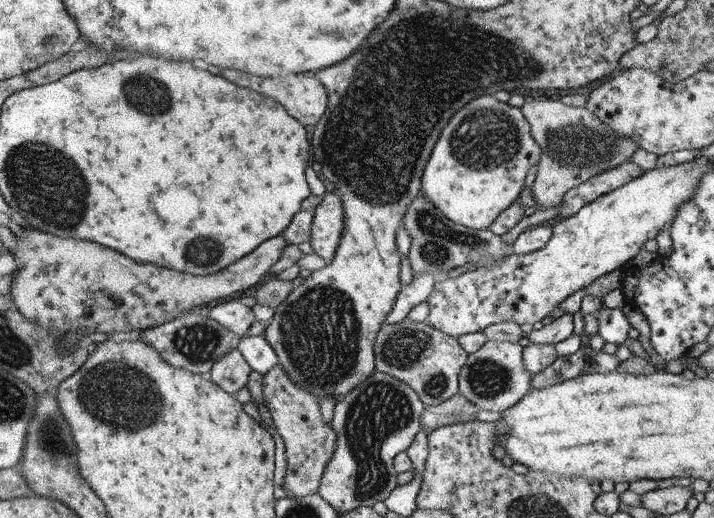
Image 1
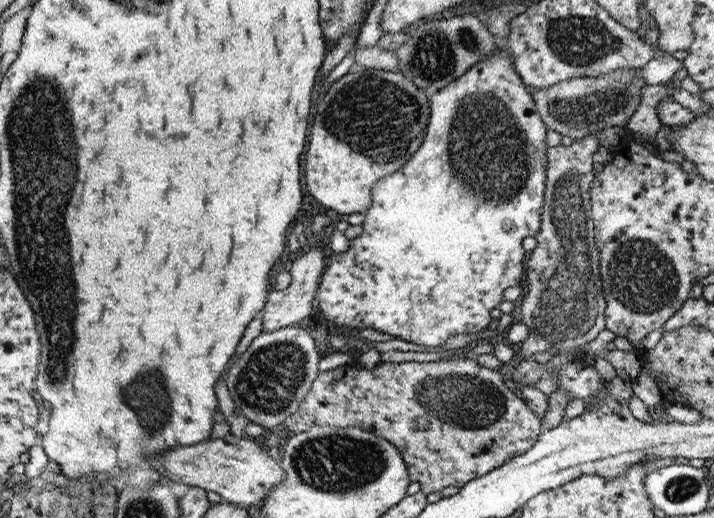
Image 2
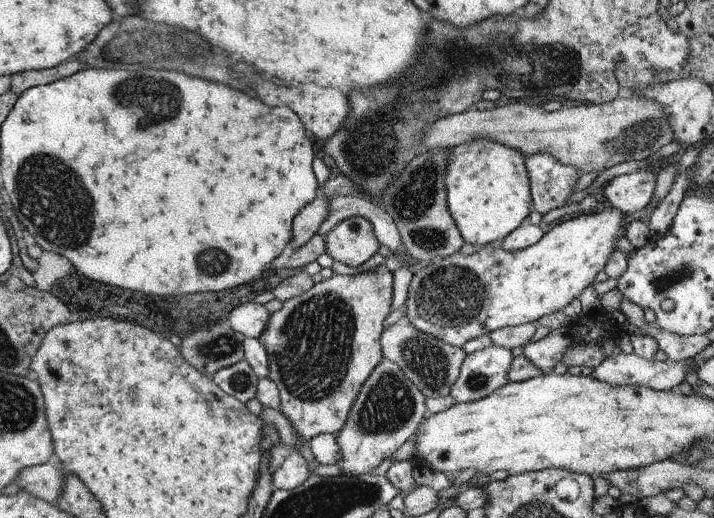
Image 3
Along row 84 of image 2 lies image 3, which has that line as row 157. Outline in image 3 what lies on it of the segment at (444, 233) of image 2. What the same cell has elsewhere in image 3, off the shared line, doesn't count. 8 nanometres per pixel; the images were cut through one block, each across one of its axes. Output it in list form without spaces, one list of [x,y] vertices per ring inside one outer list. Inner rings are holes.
[[[484,137],[448,150],[451,154],[445,170],[447,207],[465,242],[484,247],[516,230],[533,206],[523,152]]]

